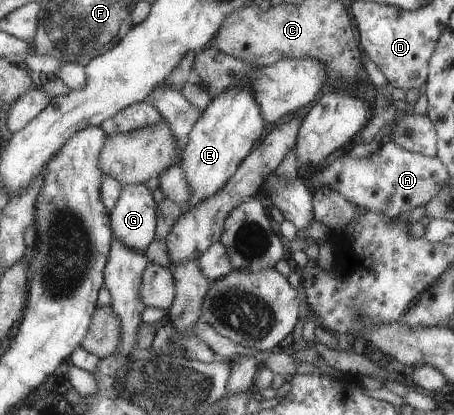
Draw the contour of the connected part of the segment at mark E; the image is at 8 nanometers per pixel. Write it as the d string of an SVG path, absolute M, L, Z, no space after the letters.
M250 78L242 80L210 101L188 133L188 140L178 163L184 171L190 189L190 196L182 205L184 212L213 197L227 185L241 167L242 161L253 151L261 133L266 133L265 124L262 108L250 87Z

